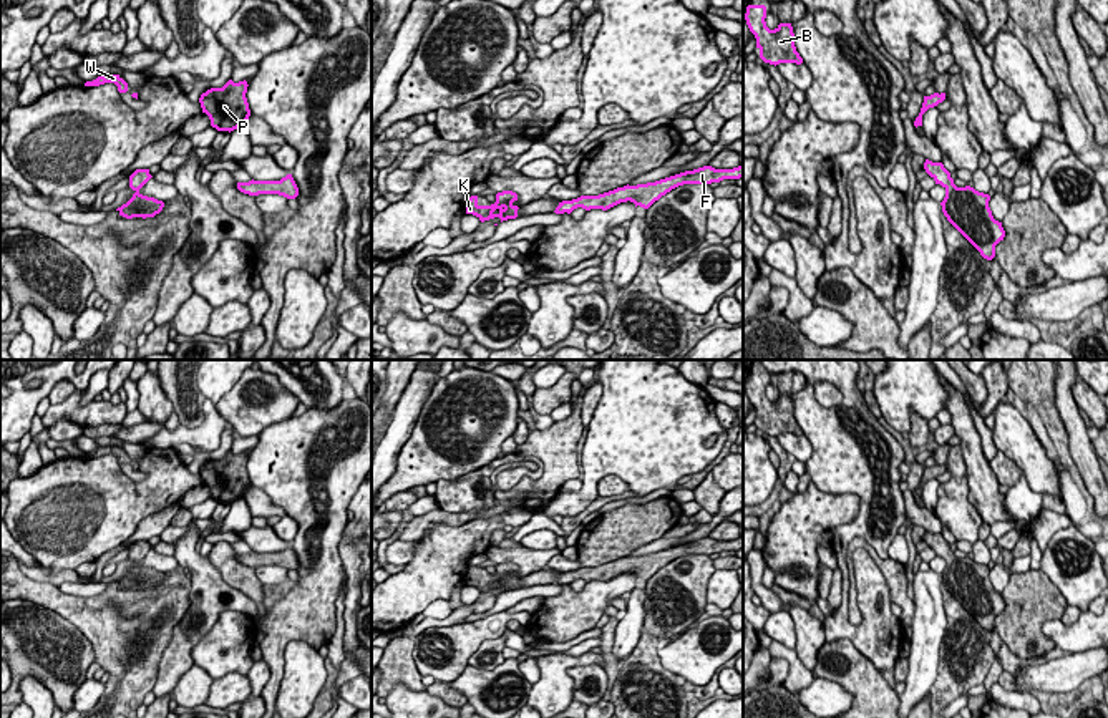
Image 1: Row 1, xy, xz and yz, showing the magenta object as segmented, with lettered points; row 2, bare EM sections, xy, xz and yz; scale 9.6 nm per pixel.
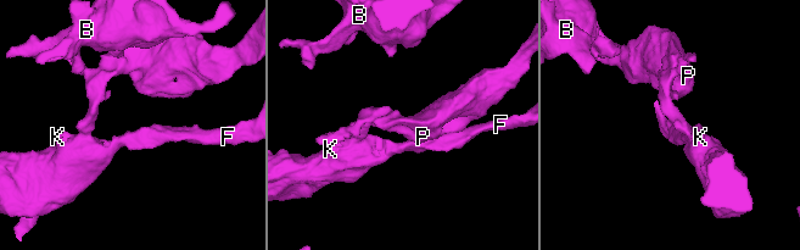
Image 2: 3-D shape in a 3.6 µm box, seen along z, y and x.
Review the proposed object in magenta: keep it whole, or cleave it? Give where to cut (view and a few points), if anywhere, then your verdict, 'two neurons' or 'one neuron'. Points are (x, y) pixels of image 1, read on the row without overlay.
no cut | one neuron

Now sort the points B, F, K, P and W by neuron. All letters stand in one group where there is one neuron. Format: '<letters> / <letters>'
B F K P W

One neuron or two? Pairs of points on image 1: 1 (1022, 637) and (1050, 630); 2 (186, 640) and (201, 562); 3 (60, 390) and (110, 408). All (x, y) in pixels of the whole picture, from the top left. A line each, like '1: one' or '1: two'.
1: two
2: one
3: two

